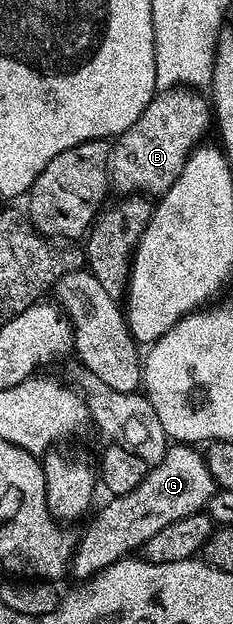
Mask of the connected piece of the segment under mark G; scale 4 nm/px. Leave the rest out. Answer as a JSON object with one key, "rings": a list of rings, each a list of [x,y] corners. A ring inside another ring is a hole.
{"rings":[[[191,444],[168,445],[160,462],[148,469],[133,492],[106,499],[108,502],[88,524],[87,531],[78,535],[75,553],[71,556],[70,577],[78,580],[94,578],[99,571],[116,565],[132,552],[138,551],[149,540],[149,536],[157,536],[161,528],[169,528],[169,524],[185,520],[206,507],[217,487],[215,477],[207,467],[206,457],[195,450],[198,449]]]}

